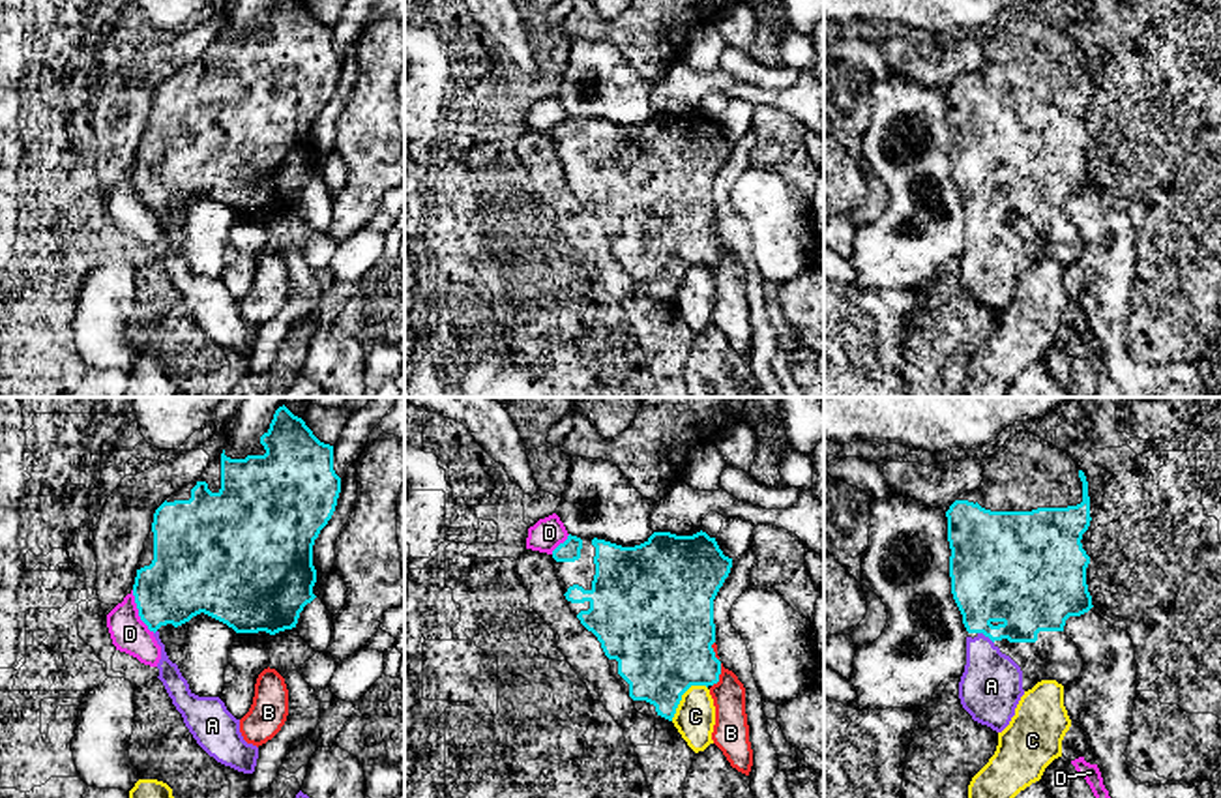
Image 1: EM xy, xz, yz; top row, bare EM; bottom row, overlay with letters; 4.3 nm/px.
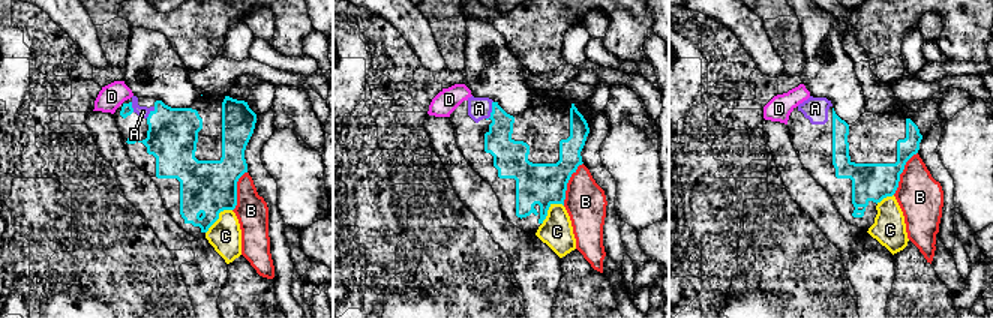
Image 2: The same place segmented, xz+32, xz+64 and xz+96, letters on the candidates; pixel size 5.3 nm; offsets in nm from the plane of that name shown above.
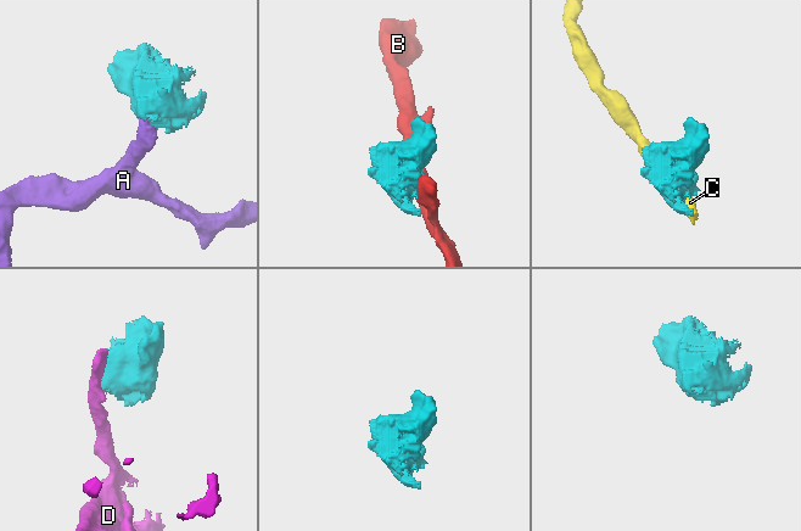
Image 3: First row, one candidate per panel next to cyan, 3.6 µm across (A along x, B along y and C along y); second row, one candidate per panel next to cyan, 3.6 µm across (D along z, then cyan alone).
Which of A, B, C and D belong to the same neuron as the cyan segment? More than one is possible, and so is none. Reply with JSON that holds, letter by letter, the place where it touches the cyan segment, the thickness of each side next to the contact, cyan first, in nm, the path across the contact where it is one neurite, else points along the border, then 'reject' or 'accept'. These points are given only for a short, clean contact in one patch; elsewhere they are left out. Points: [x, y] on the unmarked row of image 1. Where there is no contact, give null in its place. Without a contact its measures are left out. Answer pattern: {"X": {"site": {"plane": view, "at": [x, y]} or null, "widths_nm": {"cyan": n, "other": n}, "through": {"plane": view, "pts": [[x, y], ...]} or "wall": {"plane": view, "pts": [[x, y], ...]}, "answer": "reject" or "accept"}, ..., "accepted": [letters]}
{"A": {"site": {"plane": "yz", "at": [985, 216]}, "widths_nm": {"cyan": 360, "other": 280}, "through": {"plane": "yz", "pts": [[993, 160], [985, 173], [985, 216], [985, 248], [991, 266]]}, "answer": "accept"}, "B": {"site": {"plane": "xz", "at": [720, 253]}, "widths_nm": {"cyan": 380, "other": 150}, "answer": "reject"}, "C": {"site": {"plane": "xz", "at": [680, 278]}, "widths_nm": {"cyan": 420, "other": 180}, "answer": "reject"}, "D": {"site": {"plane": "xy", "at": [139, 193]}, "widths_nm": {"cyan": 320, "other": 160}, "answer": "reject"}, "accepted": ["A"]}

